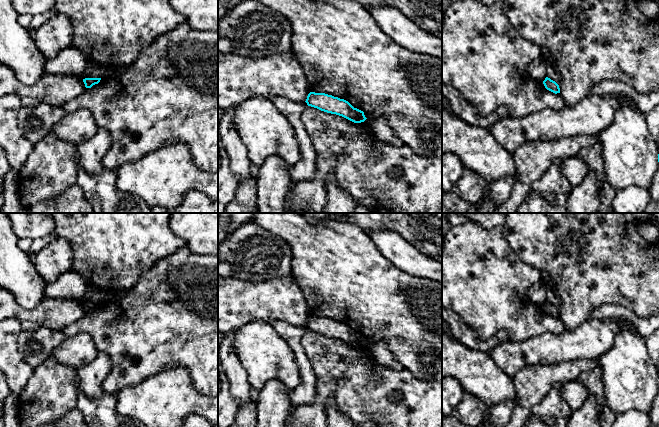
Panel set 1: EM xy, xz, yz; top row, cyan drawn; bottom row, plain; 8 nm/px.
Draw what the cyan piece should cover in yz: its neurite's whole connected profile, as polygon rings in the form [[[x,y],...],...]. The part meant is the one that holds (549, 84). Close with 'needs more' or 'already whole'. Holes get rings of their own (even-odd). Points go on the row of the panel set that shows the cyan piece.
[[[546,77],[545,80],[543,81],[543,84],[547,90],[555,94],[560,93],[559,85],[550,78]]]; already whole

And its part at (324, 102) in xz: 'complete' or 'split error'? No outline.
complete

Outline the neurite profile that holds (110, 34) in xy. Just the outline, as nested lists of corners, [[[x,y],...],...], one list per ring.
[[[55,0],[54,8],[71,22],[71,46],[78,49],[87,62],[111,71],[131,65],[137,60],[141,50],[157,37],[186,22],[186,18],[172,8],[169,0]]]

